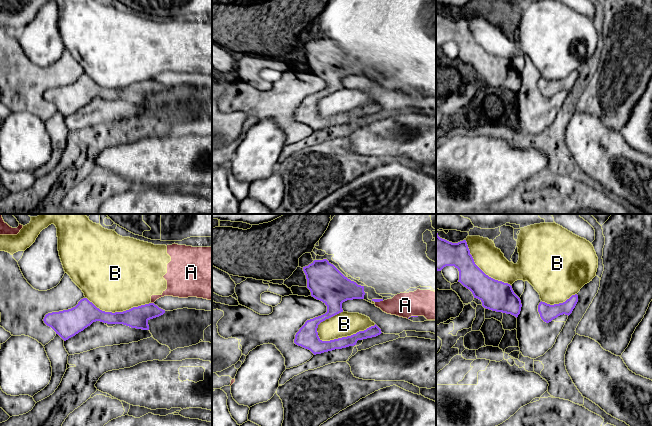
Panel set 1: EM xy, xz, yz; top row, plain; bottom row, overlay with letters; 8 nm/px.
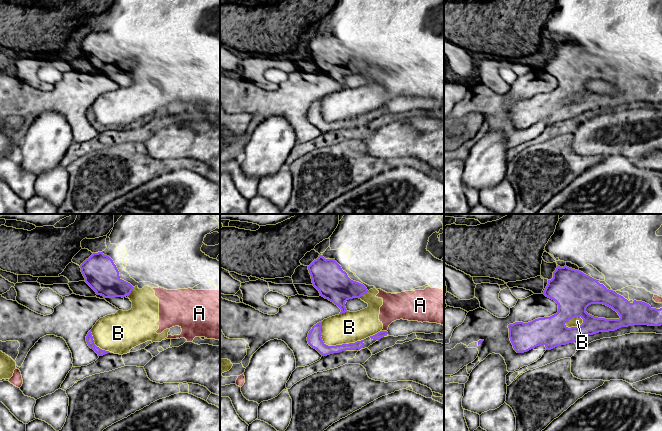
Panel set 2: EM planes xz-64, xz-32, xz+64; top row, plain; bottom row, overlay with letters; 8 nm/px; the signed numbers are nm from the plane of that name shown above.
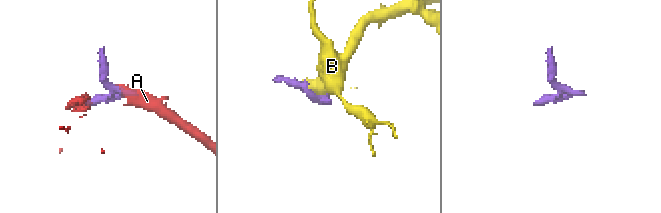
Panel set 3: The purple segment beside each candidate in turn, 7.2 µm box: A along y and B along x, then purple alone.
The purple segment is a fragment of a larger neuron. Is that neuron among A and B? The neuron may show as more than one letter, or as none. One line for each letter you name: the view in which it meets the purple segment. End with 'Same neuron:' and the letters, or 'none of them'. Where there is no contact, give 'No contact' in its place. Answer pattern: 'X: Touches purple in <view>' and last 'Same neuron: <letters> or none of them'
Same neuron: none of them

